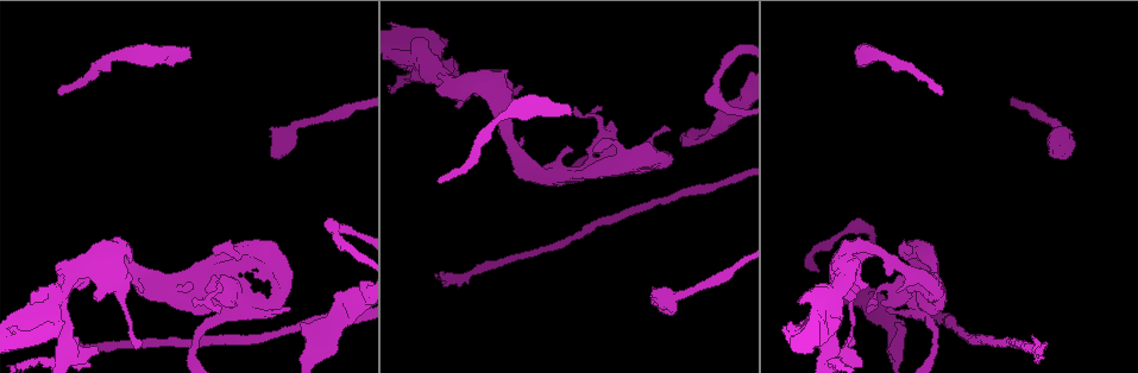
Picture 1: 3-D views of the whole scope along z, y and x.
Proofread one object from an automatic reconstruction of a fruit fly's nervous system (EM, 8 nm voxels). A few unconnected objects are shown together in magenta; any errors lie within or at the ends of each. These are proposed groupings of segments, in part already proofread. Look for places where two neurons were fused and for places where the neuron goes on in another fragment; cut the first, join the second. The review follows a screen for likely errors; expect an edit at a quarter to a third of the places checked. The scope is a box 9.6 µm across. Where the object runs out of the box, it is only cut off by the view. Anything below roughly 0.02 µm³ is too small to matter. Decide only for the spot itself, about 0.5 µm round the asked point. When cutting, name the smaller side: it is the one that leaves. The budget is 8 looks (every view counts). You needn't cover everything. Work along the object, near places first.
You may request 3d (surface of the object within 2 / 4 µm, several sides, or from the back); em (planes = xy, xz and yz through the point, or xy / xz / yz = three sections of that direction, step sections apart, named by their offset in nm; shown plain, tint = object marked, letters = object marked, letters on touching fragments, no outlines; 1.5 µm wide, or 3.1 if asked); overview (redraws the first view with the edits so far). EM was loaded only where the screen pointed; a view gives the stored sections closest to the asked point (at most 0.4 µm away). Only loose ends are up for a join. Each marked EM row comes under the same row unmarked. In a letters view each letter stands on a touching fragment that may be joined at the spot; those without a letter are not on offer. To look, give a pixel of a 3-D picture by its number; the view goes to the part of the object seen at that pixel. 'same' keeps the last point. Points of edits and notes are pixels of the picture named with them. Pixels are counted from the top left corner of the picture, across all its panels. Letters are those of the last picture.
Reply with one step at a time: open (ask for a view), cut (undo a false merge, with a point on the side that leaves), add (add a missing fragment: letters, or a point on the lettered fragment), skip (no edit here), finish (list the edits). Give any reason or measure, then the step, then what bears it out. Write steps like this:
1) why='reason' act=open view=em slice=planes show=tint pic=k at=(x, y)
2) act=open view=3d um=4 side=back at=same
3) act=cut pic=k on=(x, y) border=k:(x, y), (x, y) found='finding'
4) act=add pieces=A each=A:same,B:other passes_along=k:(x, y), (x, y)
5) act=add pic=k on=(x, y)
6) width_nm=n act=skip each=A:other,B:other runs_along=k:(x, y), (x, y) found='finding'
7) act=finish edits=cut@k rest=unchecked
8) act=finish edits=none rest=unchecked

why='branch stops here' act=open view=3d um=4 side=back pic=1 at=(571, 112)

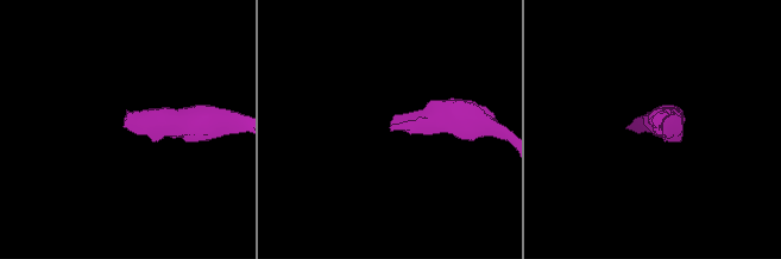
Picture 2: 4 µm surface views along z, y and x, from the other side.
act=open view=em slice=planes show=letters pic=2 at=(655, 125)

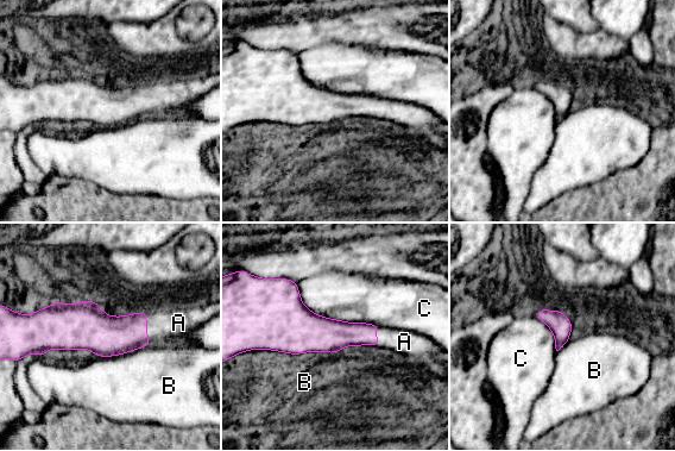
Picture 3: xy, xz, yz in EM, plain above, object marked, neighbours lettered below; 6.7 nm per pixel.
longest_contact=C:650nm act=add pieces=A each=A:same,B:other,C:other passes_along=3:(111, 336), (146, 327), (178, 323) found='the neuron continues'

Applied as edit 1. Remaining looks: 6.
act=open view=overview

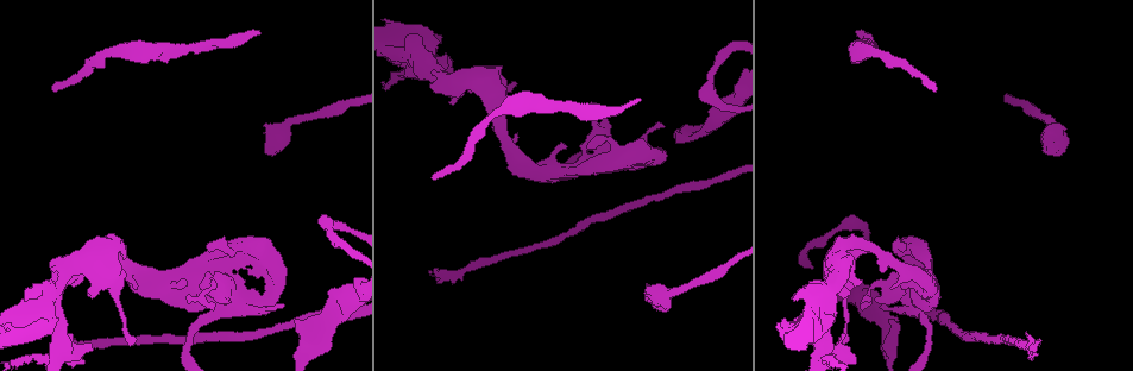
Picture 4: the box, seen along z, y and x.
why='an open end' act=open view=em slice=planes show=letters pic=4 at=(1047, 154)

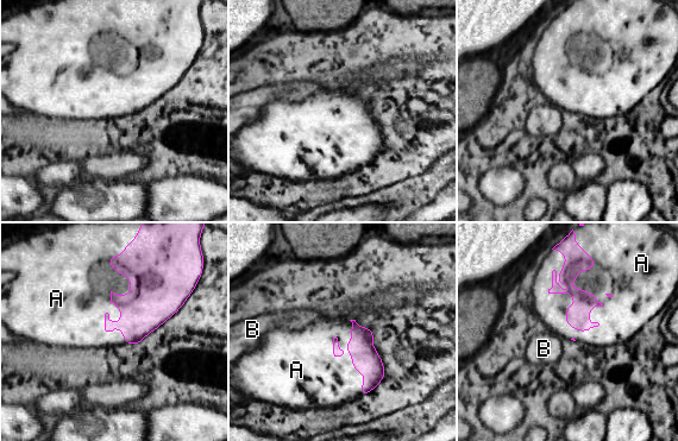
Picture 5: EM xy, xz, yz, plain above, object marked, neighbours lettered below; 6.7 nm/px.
longest_contact=A:500nm act=add pieces=A each=A:same,B:other found='it goes on there'

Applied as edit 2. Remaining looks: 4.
act=open view=em slice=yz step=4 show=letters pic=4 at=(152, 270)

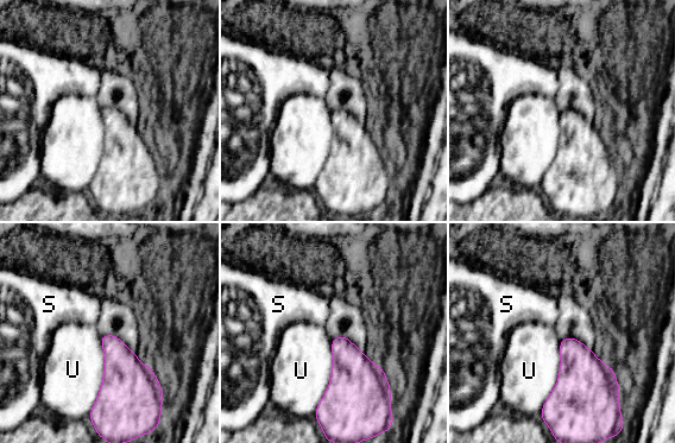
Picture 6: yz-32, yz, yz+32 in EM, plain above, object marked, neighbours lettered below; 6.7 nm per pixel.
longest_contact=U:550nm act=skip each=S:other,U:other border=6:(101, 335), (102, 385), (88, 415) found='no lettered fragment goes on from it'

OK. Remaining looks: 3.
act=finish edits=add@3,add@5 rest=unchecked

